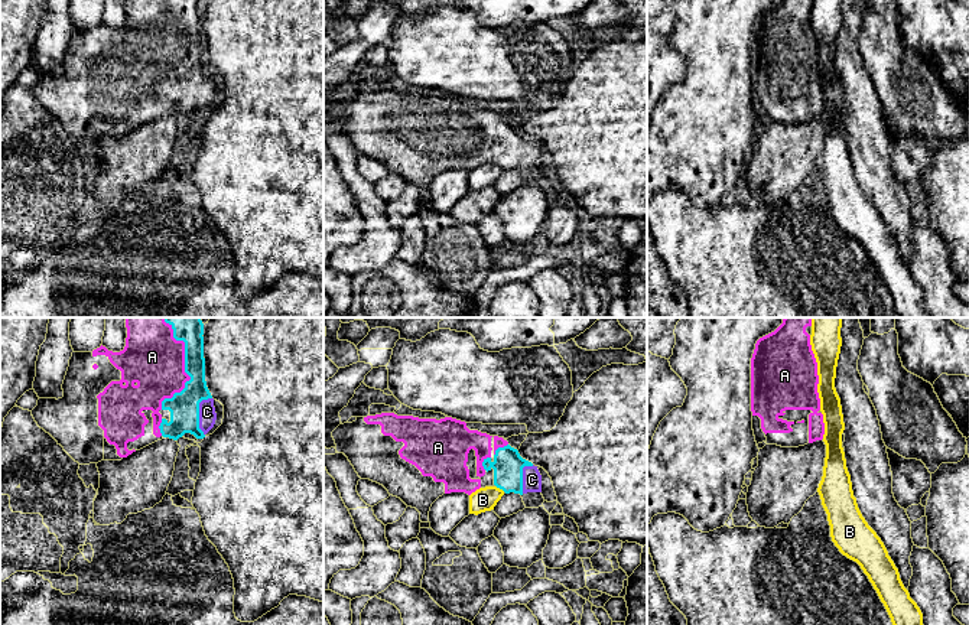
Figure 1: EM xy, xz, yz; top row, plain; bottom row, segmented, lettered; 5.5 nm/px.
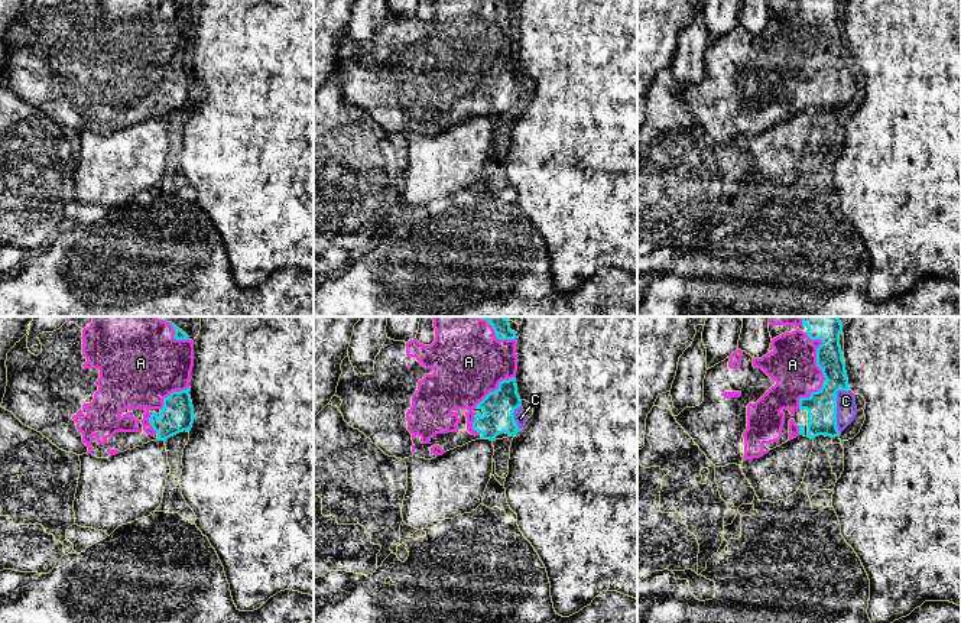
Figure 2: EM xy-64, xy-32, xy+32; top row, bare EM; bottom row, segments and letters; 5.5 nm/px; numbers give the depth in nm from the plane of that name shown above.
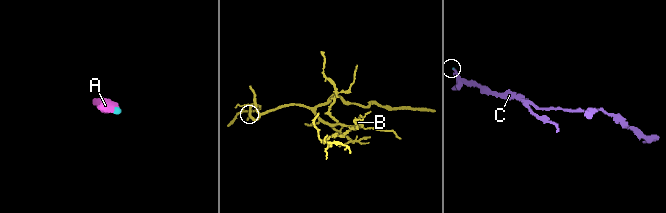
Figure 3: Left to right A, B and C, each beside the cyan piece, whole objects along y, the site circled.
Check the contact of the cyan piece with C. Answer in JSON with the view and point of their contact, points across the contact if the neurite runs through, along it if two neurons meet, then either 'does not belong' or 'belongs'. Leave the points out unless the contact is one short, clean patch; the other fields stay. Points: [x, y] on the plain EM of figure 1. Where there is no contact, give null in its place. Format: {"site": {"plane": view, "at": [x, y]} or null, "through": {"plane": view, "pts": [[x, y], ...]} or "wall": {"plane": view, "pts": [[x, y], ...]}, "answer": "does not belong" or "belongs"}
{"site": {"plane": "xy", "at": [198, 90]}, "answer": "belongs"}

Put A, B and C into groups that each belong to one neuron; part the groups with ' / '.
A C / B

